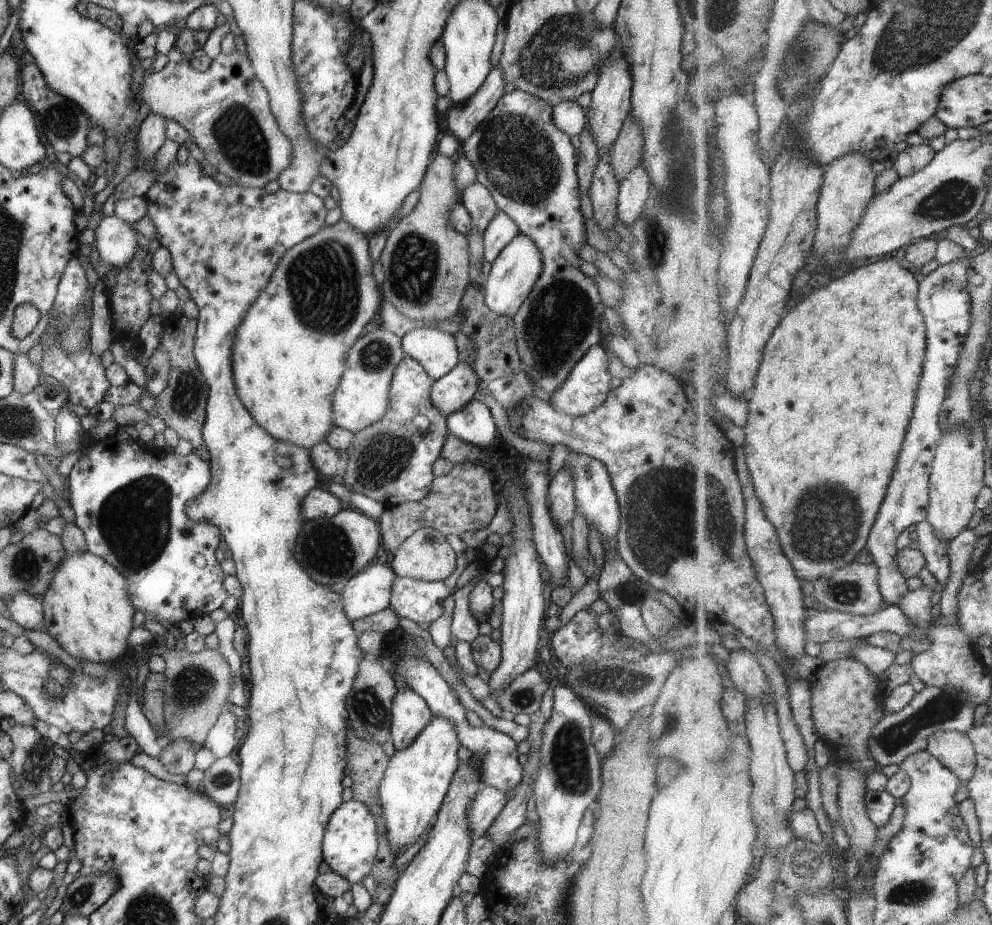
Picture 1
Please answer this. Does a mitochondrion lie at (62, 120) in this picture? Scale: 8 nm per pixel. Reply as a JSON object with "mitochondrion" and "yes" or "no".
{"mitochondrion":"yes"}

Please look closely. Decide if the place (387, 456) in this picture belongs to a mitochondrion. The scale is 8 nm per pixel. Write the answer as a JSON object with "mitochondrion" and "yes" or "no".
{"mitochondrion":"yes"}

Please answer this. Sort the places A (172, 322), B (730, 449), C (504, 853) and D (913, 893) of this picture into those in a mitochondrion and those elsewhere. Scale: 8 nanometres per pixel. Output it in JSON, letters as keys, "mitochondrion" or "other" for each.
{"A":"other","B":"other","C":"other","D":"mitochondrion"}

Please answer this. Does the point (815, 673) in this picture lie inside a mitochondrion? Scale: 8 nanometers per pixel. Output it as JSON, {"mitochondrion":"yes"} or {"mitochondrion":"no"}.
{"mitochondrion":"no"}

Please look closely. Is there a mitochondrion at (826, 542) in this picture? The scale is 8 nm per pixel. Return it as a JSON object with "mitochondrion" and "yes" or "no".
{"mitochondrion":"yes"}

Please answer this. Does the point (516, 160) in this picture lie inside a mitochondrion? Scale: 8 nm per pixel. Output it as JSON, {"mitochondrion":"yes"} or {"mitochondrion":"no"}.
{"mitochondrion":"yes"}

